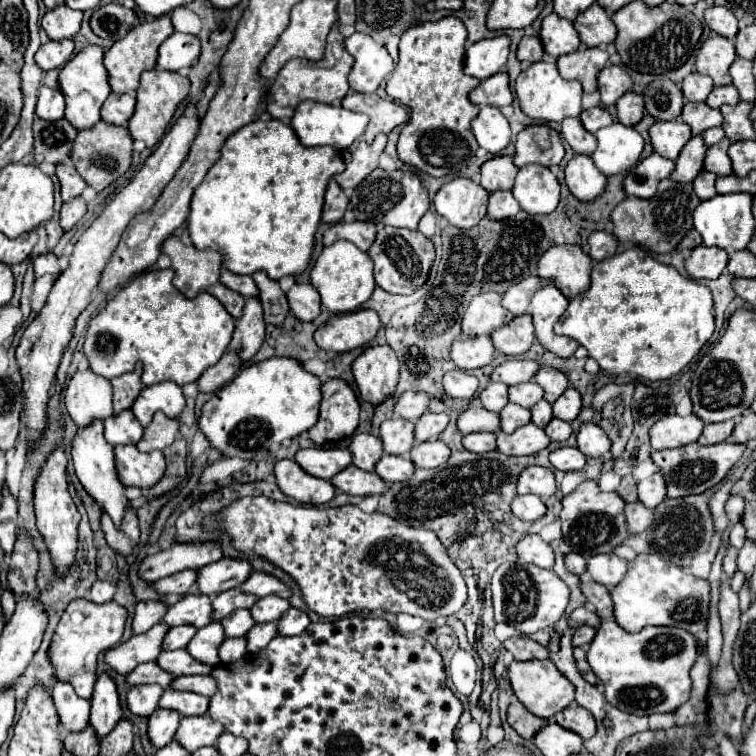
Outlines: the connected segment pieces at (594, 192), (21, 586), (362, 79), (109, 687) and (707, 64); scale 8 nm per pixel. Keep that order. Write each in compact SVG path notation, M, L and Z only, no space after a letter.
M575 154L565 168L565 182L575 198L583 202L591 202L605 190L607 178L591 162L591 156Z
M19 536L15 542L15 550L9 558L9 574L7 574L7 584L9 590L19 596L29 596L35 592L35 574L39 570L39 558L33 548L31 536Z
M355 32L345 38L345 50L355 60L349 74L349 86L355 92L375 92L381 80L393 70L393 60L385 46L379 46L367 34Z
M101 674L93 690L89 724L95 730L97 738L105 738L121 718L123 718L123 712L119 706L115 682L107 674Z
M713 34L711 38L707 38L697 54L697 72L711 76L715 86L727 86L731 84L731 76L729 76L729 66L735 60L735 46L731 40L727 38L719 38L717 34Z

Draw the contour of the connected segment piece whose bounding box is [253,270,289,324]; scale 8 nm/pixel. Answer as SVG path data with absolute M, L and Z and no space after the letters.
M261 270L253 274L253 280L259 288L259 298L261 298L261 304L265 310L265 322L281 324L285 314L289 312L289 304L287 304L287 296L279 288L279 282L267 278L267 274L263 274Z

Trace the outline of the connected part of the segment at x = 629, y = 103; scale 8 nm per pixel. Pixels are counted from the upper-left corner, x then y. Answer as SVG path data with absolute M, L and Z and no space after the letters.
M637 92L623 94L615 106L617 106L619 122L627 124L627 126L635 126L637 122L641 122L643 112L645 112L645 108L643 108L643 96L637 94Z

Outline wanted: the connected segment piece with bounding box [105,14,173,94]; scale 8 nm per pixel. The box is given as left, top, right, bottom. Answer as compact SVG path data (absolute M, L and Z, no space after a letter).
M159 16L151 22L143 22L137 28L133 28L125 38L117 40L107 52L105 52L105 70L109 74L109 86L117 94L133 94L139 86L139 76L143 70L153 70L157 62L157 50L173 34L171 18Z

